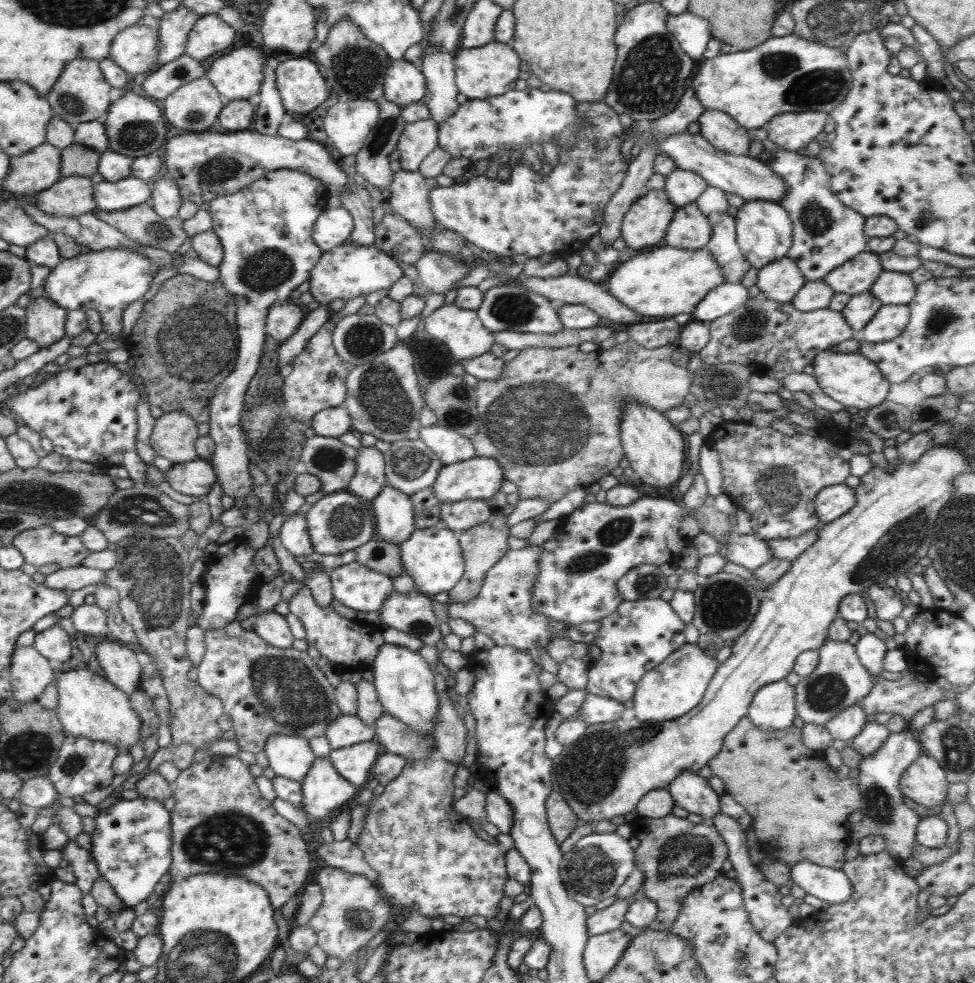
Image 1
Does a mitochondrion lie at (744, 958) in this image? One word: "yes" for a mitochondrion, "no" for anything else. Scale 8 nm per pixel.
yes

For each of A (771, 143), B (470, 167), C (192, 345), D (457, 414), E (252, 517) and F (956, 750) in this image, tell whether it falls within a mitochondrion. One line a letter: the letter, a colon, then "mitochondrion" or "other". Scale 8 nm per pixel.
A: other
B: other
C: mitochondrion
D: mitochondrion
E: other
F: mitochondrion

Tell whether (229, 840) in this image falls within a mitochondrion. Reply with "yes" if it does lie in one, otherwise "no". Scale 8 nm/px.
yes

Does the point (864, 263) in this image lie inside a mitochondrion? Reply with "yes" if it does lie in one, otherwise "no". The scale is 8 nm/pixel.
no

